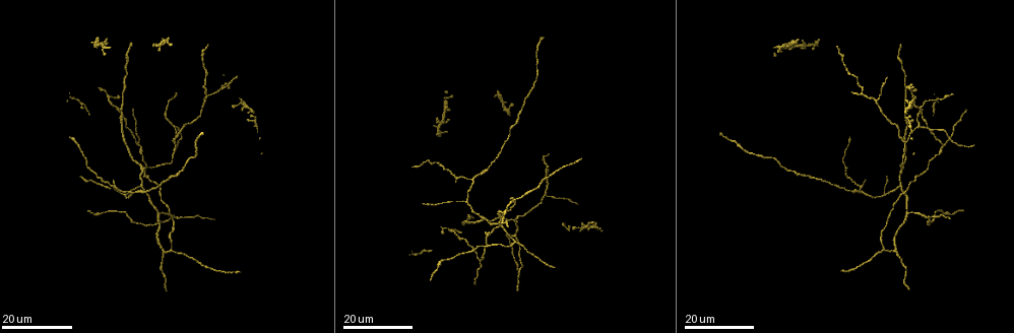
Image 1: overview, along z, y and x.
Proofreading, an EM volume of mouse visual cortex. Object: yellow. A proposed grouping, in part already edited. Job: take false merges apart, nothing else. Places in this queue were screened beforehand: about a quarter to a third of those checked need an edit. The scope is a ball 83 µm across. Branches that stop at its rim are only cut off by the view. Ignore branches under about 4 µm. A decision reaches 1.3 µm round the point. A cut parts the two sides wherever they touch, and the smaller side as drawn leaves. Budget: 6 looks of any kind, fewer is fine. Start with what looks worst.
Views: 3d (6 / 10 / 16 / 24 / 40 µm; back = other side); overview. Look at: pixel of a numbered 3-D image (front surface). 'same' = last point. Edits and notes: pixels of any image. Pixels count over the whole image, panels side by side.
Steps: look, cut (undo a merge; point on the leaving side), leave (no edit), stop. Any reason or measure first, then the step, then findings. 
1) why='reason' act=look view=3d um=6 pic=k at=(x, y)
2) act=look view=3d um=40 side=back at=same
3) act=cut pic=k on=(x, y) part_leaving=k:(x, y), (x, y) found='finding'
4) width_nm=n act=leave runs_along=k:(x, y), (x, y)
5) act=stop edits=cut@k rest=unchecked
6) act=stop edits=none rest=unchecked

why='arms part here' act=look view=3d um=24 pic=1 at=(175, 217)

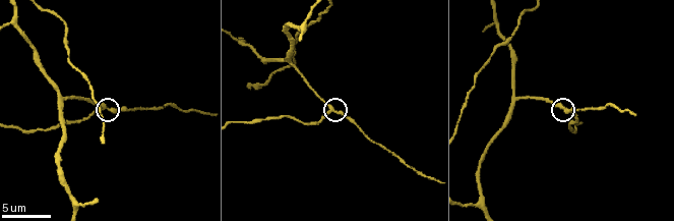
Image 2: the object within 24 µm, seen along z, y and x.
act=look view=3d um=6 pic=2 at=(332, 109)

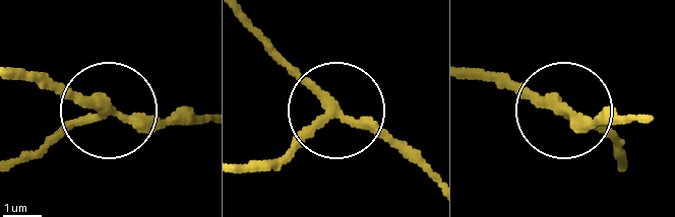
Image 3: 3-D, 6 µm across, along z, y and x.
act=leave runs_along=3:(476, 71), (505, 74), (573, 120), (637, 120) found='one cell here'

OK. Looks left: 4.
act=look view=3d um=24 pic=1 at=(861, 92)

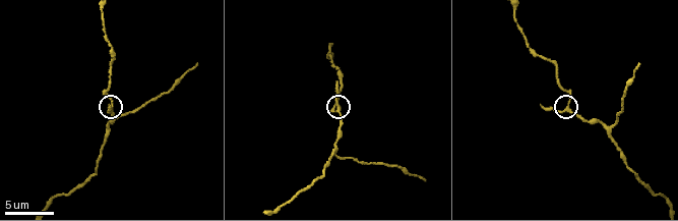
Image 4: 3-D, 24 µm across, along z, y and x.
act=look view=3d um=6 pic=4 at=(112, 104)

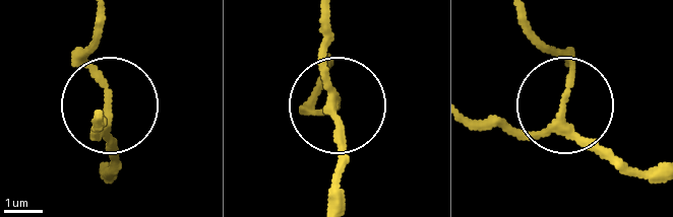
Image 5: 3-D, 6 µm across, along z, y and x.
arms=3 act=leave found='continuous, no second cell'

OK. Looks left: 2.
why='three arms meet' act=look view=3d um=16 pic=1 at=(139, 144)

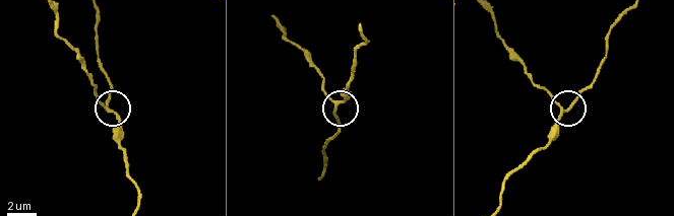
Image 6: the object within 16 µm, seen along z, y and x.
act=look view=3d um=10 pic=6 at=(109, 110)

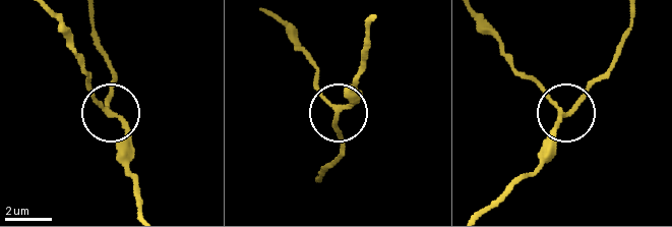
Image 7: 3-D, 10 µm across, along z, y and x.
side_arm_um=14 act=leave runs_along=7:(141, 209), (129, 174), (129, 134), (106, 100), (112, 67) found='all the same cell'

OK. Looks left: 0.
act=stop edits=none rest=unchecked

